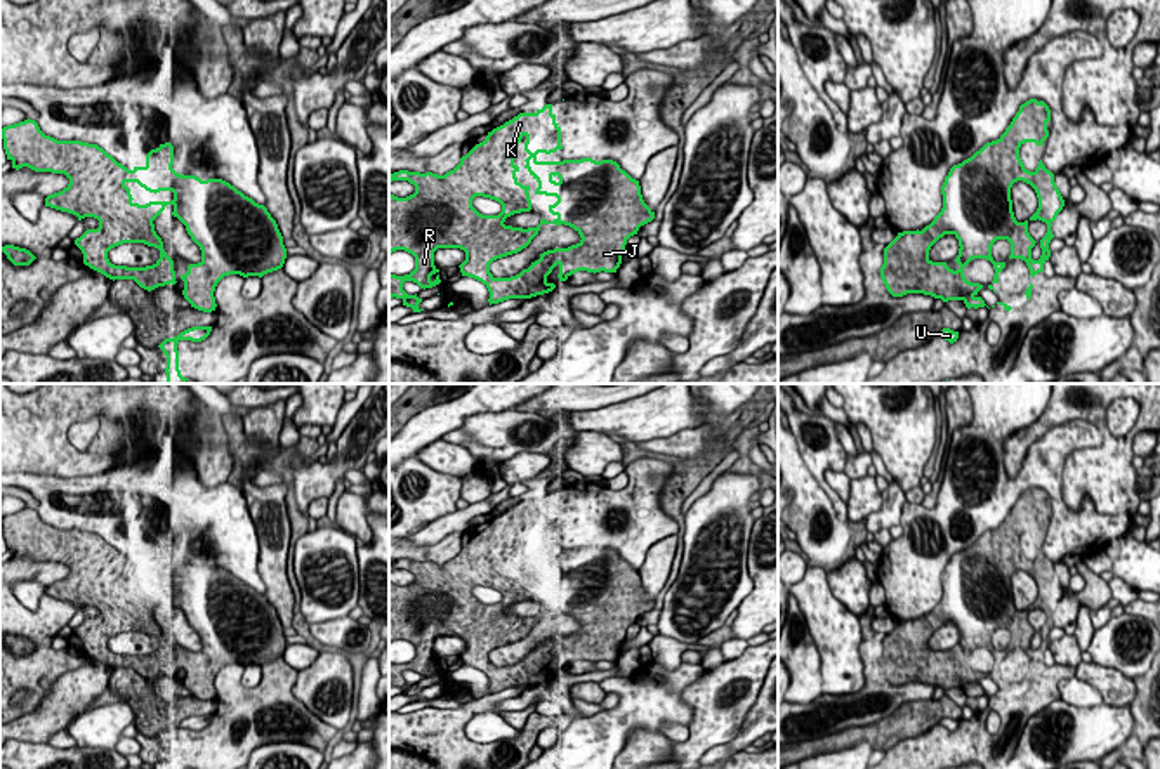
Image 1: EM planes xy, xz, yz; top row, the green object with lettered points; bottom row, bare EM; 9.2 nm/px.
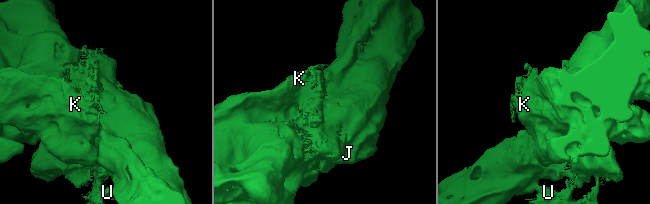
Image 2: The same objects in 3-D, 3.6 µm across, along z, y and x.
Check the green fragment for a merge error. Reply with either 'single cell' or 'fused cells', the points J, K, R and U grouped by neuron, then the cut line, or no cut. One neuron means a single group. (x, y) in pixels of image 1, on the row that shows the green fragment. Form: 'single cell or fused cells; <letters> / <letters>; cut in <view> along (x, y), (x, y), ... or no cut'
single cell; J K R U; no cut

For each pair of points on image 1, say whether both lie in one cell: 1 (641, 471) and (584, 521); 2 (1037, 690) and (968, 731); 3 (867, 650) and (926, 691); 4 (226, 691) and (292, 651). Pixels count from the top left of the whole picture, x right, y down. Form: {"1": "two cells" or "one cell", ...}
{"1": "one cell", "2": "one cell", "3": "one cell", "4": "two cells"}

